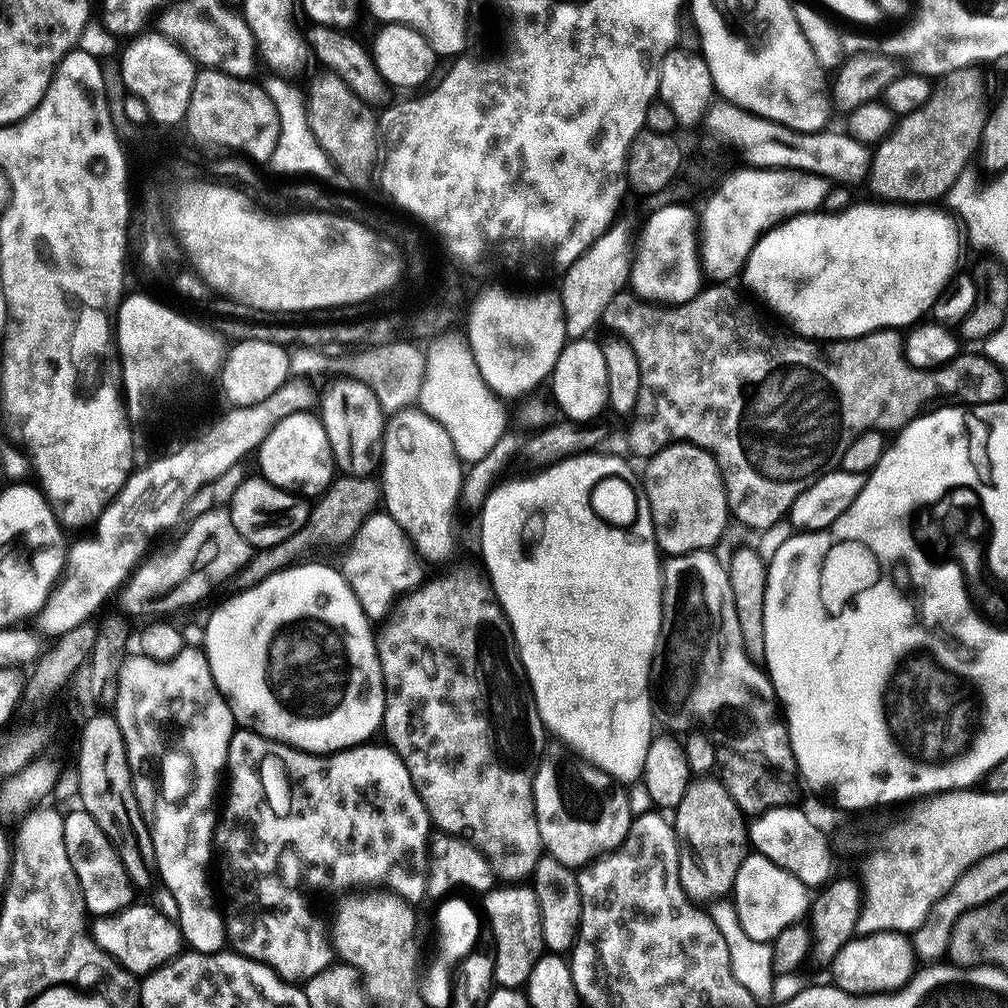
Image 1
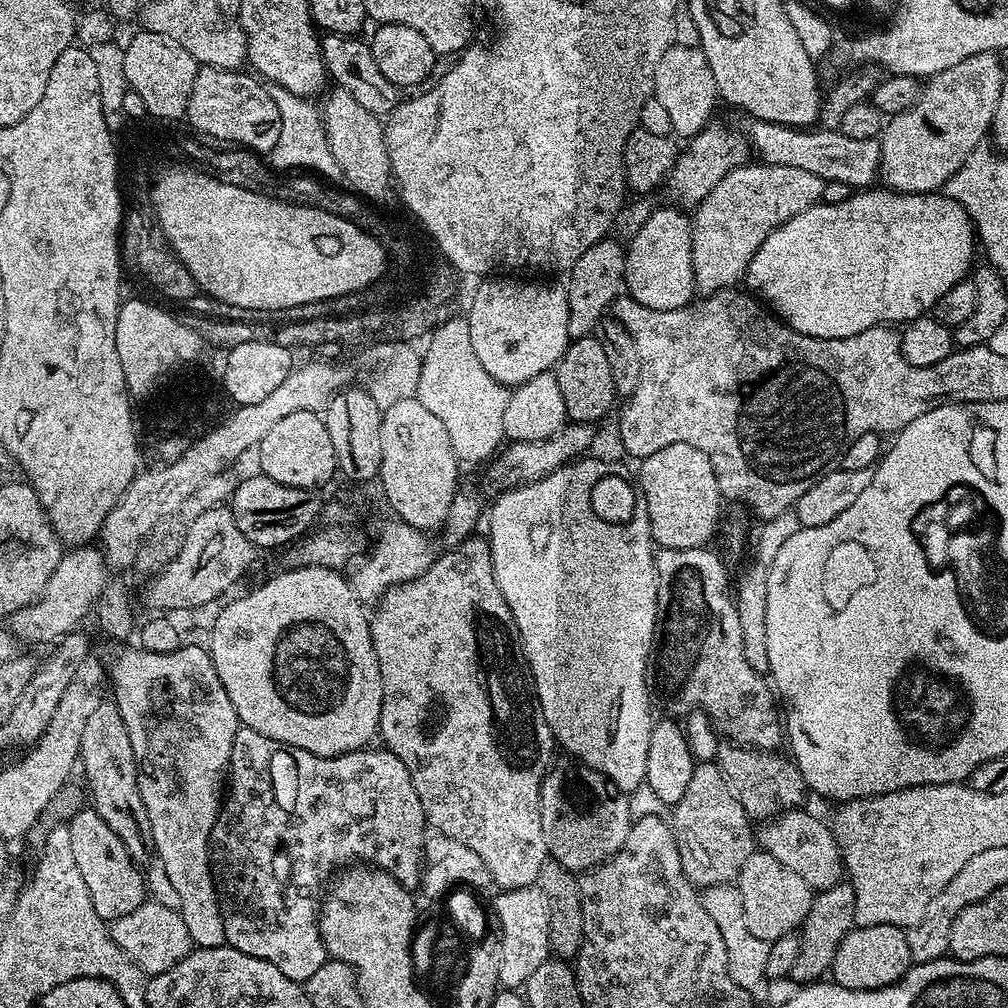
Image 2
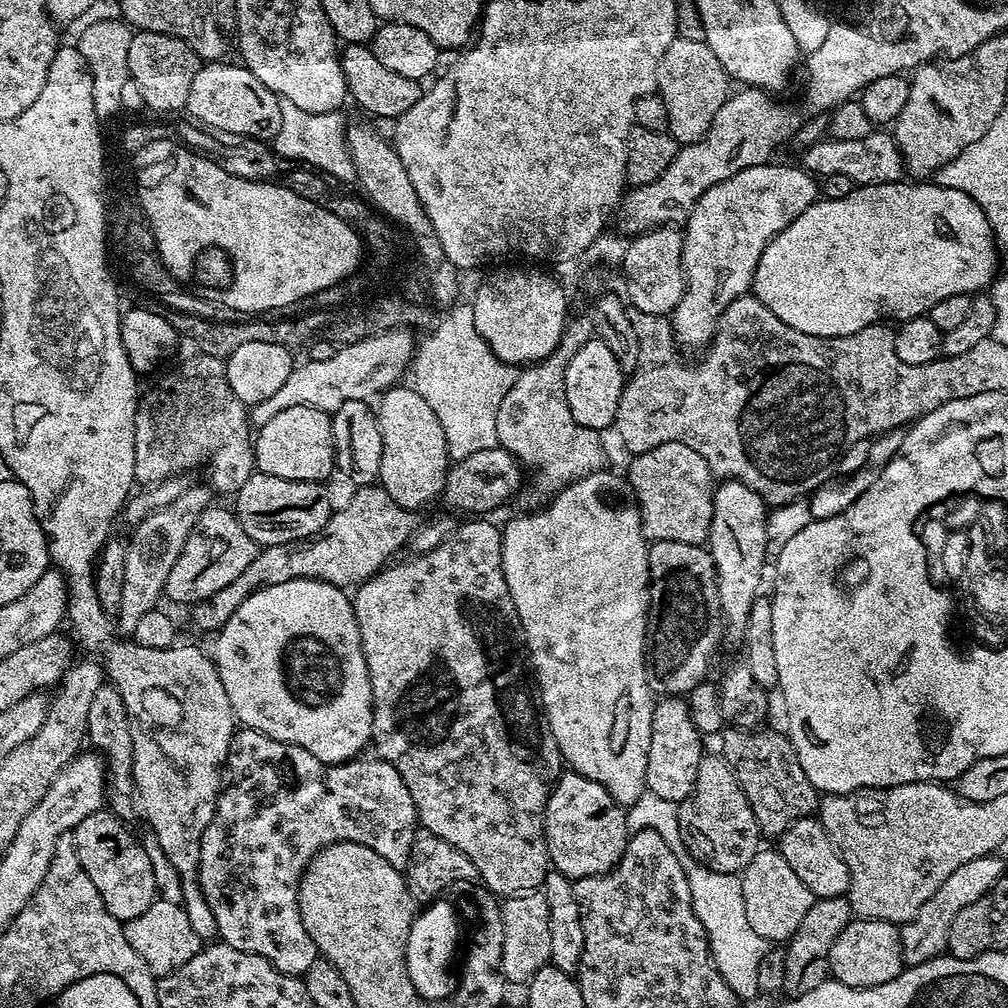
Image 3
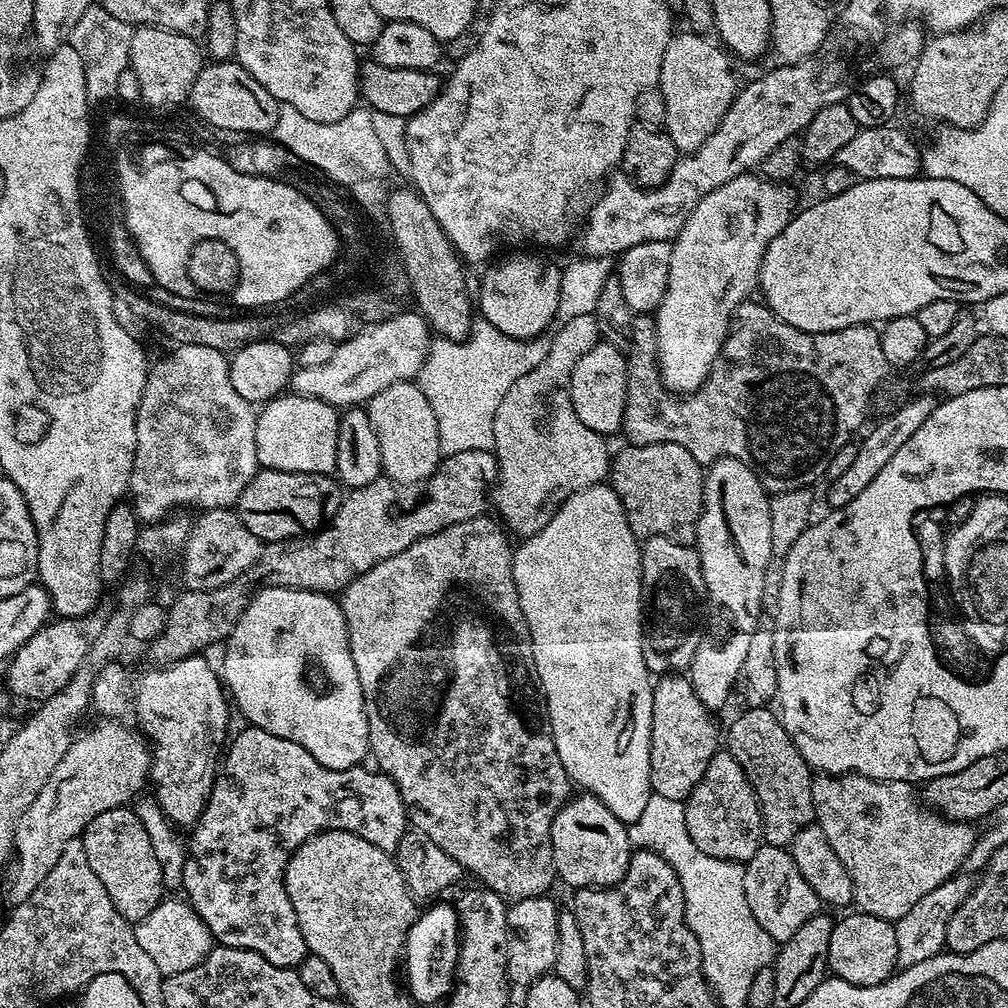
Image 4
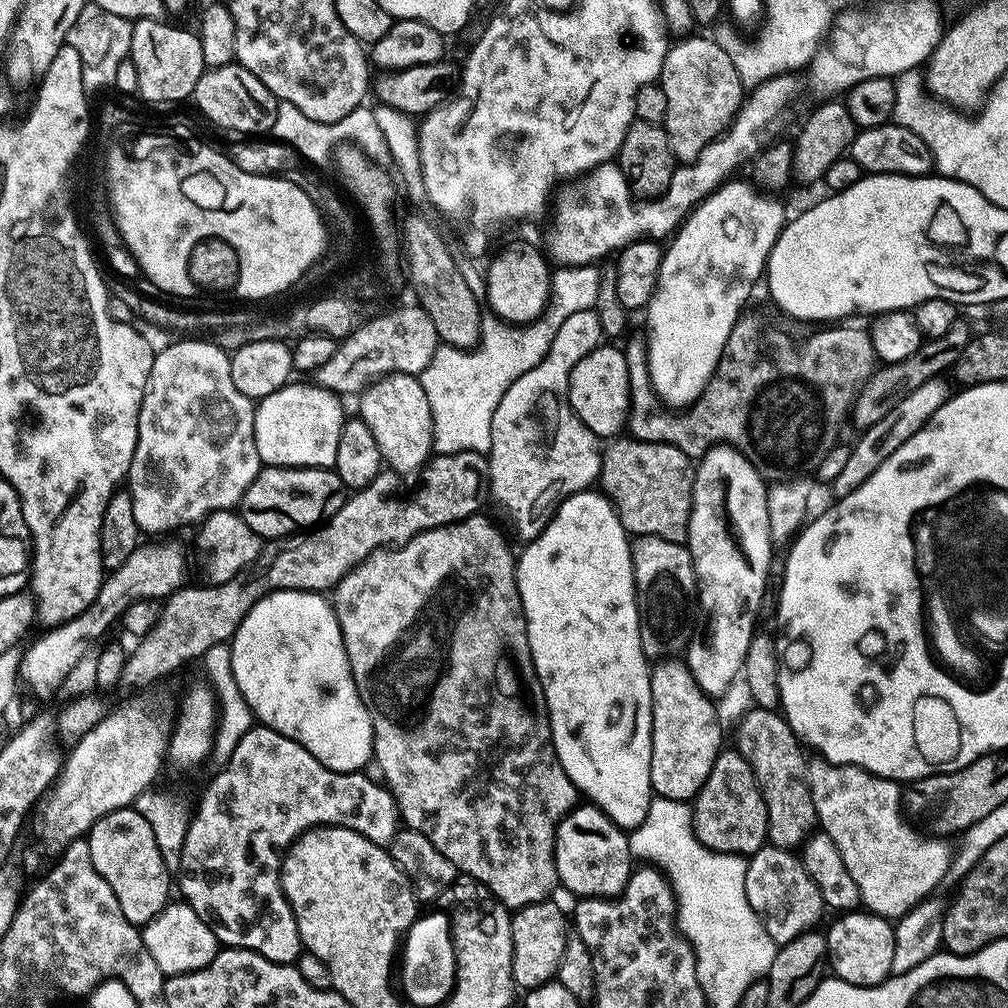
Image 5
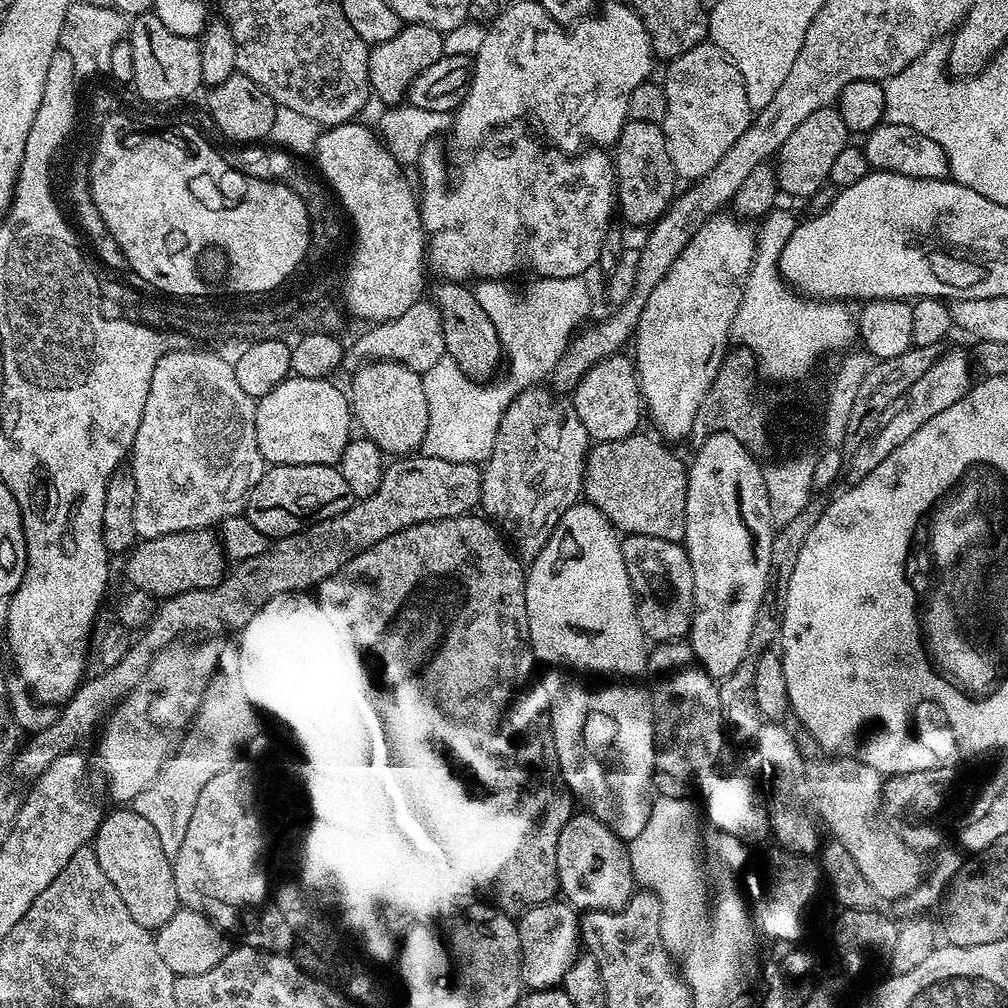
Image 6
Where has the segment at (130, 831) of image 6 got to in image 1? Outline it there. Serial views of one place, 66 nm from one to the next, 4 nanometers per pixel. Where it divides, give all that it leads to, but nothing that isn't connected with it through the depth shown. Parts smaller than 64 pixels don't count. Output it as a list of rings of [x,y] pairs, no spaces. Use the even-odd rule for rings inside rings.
[[[83,810],[75,811],[64,816],[66,858],[70,858],[70,866],[74,866],[85,909],[93,917],[112,916],[133,903],[134,889],[112,844],[106,834],[102,834],[98,822],[94,822],[94,818],[90,818],[90,814]]]

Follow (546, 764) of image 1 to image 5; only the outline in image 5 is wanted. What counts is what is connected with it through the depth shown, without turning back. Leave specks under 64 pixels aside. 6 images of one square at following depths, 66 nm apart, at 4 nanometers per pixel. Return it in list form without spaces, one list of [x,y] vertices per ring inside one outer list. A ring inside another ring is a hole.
[[[591,802],[572,809],[556,827],[556,874],[576,898],[615,898],[623,892],[634,871],[634,857],[628,845],[628,832],[620,828],[608,815]]]

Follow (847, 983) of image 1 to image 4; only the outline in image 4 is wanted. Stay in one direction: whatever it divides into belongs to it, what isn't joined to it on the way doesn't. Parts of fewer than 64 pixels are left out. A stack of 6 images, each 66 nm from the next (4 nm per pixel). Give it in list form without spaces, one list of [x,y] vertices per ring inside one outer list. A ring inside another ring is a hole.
[[[853,911],[853,916],[837,919],[830,934],[828,970],[837,980],[845,980],[859,988],[878,986],[897,971],[898,938],[893,921],[883,920],[865,912]]]

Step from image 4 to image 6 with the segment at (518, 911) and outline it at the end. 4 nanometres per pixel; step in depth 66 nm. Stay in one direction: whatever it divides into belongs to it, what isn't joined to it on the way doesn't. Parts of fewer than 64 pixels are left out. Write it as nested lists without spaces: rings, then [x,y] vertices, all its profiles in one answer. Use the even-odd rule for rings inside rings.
[[[556,898],[550,899],[522,913],[518,920],[518,938],[521,985],[528,990],[563,985],[566,970],[574,966],[582,951],[580,916],[571,904]]]

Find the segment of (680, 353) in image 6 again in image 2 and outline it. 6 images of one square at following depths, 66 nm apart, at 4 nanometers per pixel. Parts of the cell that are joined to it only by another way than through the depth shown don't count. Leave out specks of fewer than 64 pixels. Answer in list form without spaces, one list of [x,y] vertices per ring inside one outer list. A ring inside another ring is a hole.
[[[749,162],[726,174],[694,212],[692,278],[695,287],[699,291],[701,288],[704,294],[720,294],[731,289],[728,287],[747,273],[748,263],[774,229],[821,203],[824,183],[822,178],[810,174],[810,170],[763,162]]]

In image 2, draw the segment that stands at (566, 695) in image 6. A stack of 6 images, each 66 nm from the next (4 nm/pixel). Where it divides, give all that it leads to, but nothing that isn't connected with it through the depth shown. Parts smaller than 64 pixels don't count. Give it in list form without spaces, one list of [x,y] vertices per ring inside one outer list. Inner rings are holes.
[[[580,458],[571,464],[566,464],[557,472],[552,472],[546,478],[542,478],[533,484],[527,484],[521,488],[511,488],[509,492],[499,493],[495,497],[496,500],[490,504],[490,511],[486,516],[486,524],[488,520],[488,533],[486,539],[490,546],[490,554],[492,555],[492,565],[494,566],[494,578],[496,579],[496,587],[502,590],[502,598],[506,598],[506,602],[510,606],[510,610],[514,614],[514,622],[516,623],[516,631],[520,633],[520,647],[524,650],[524,658],[528,665],[529,672],[532,673],[532,679],[536,685],[536,696],[540,700],[540,709],[544,711],[544,717],[548,719],[549,726],[552,727],[552,735],[568,752],[573,752],[575,759],[581,764],[587,764],[589,768],[600,772],[602,775],[611,780],[621,792],[631,794],[636,791],[639,784],[645,783],[644,775],[646,774],[646,754],[650,750],[650,738],[652,737],[652,726],[654,723],[654,715],[652,716],[652,708],[648,705],[648,688],[650,692],[650,657],[654,651],[654,641],[656,639],[656,603],[658,602],[658,578],[656,577],[656,552],[654,551],[654,541],[652,539],[652,531],[650,530],[650,518],[648,517],[648,507],[646,506],[646,498],[637,495],[636,509],[629,521],[624,524],[611,524],[604,522],[594,514],[594,510],[590,510],[590,501],[588,495],[594,487],[594,482],[598,482],[603,477],[619,477],[629,479],[630,472],[624,464],[615,464],[612,460],[588,460],[589,458]]]

